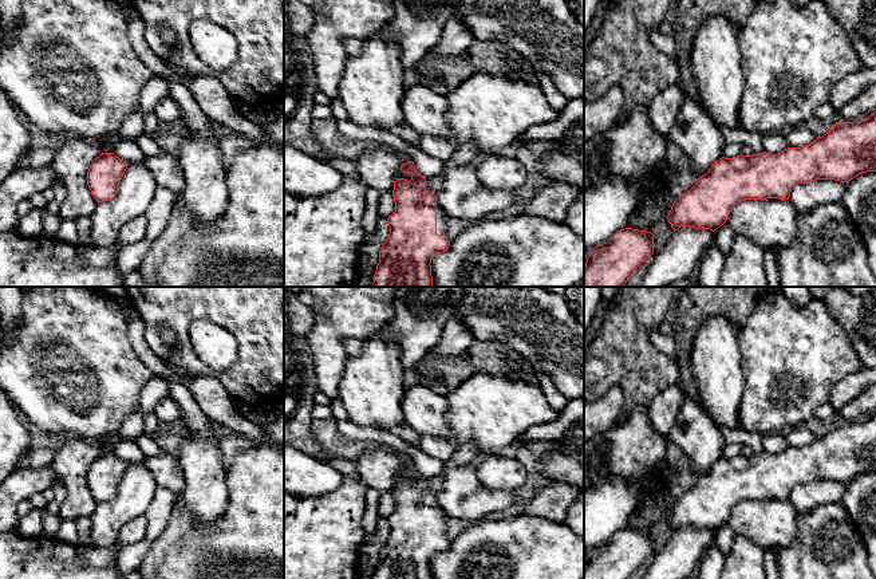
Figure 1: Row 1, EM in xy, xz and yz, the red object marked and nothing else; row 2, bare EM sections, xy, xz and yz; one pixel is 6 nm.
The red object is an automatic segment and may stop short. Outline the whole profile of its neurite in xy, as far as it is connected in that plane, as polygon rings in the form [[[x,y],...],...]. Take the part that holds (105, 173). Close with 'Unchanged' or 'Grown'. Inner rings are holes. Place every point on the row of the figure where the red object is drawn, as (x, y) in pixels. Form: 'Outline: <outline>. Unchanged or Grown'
Outline: [[[102,153],[92,161],[87,172],[87,185],[98,202],[115,197],[127,165],[114,153]]]. Unchanged

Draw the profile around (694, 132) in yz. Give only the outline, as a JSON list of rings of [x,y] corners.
[[[690,98],[680,106],[667,139],[686,154],[698,178],[722,158],[725,142],[718,125]]]

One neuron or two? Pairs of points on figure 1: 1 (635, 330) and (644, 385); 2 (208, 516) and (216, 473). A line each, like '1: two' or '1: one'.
1: one
2: one

